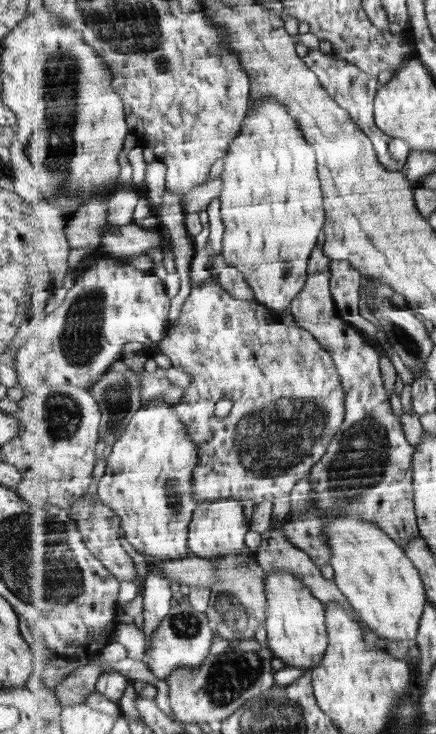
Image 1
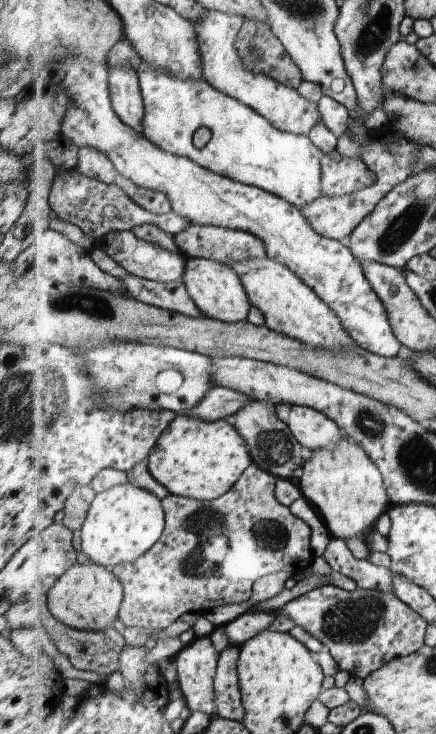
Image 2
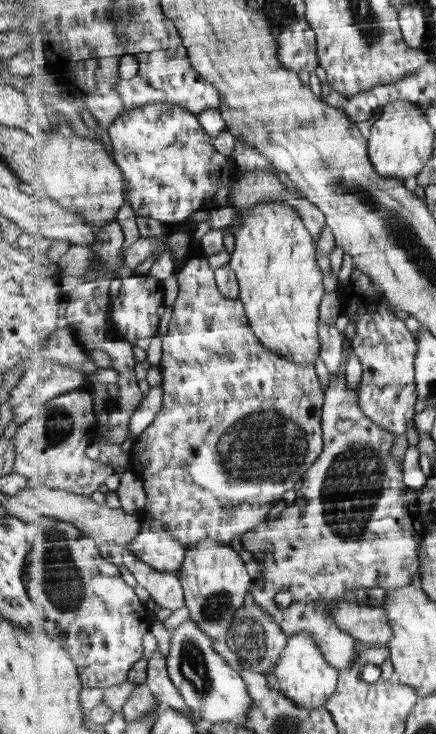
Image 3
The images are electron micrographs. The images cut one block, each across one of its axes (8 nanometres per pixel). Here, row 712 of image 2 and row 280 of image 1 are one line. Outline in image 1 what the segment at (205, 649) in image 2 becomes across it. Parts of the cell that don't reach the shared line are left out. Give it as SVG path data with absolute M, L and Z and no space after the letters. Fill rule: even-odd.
M213 275L203 284L191 283L191 293L181 308L179 318L174 322L169 322L168 336L160 342L159 352L171 360L172 366L183 369L192 378L192 383L185 389L183 403L175 404L174 409L180 419L188 426L186 429L189 430L189 436L200 446L199 463L196 472L194 472L194 497L199 503L213 499L234 498L239 499L243 504L248 500L252 500L256 504L263 502L263 500L273 502L276 498L290 496L294 486L302 478L309 477L313 467L328 453L332 440L344 424L347 411L346 390L336 367L336 362L333 360L332 354L329 354L329 351L325 350L325 347L322 347L321 343L307 329L296 325L285 325L285 322L281 322L277 318L273 320L261 302L233 297L228 290L225 290L217 282ZM224 398L231 400L233 405L226 417L219 418L215 414L215 406L219 400Z

